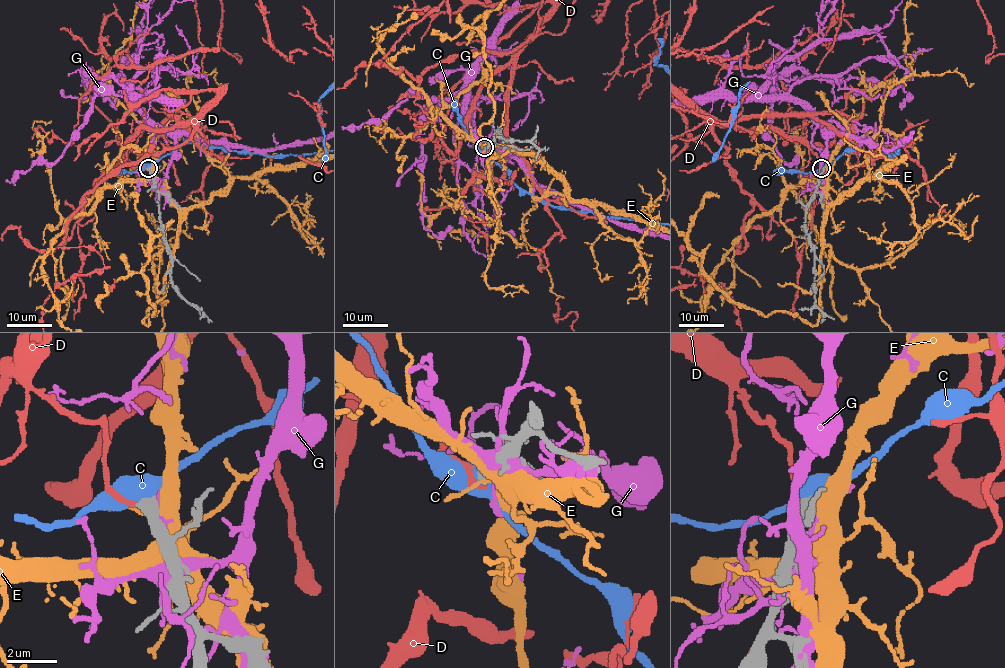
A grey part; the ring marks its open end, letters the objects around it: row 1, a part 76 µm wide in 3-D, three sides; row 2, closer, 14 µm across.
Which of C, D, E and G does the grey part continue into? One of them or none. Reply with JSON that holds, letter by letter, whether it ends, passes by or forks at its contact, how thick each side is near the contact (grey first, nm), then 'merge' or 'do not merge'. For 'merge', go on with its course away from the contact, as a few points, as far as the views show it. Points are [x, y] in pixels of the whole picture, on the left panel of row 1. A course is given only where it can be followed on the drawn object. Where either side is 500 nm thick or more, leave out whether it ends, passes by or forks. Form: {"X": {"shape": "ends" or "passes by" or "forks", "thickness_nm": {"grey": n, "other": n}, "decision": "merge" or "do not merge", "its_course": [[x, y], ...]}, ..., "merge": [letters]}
{"C": {"thickness_nm": {"grey": 600, "other": 500}, "decision": "do not merge"}, "D": {"thickness_nm": {"grey": 600, "other": 260}, "decision": "do not merge"}, "E": {"thickness_nm": {"grey": 650, "other": 360}, "decision": "do not merge"}, "G": {"thickness_nm": {"grey": 600, "other": 160}, "decision": "do not merge"}, "merge": []}

